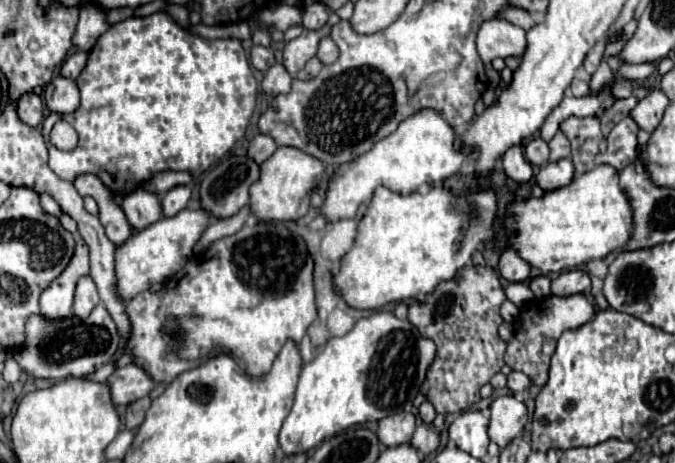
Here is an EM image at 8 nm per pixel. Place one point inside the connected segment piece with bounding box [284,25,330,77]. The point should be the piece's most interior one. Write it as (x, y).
(298, 51)

